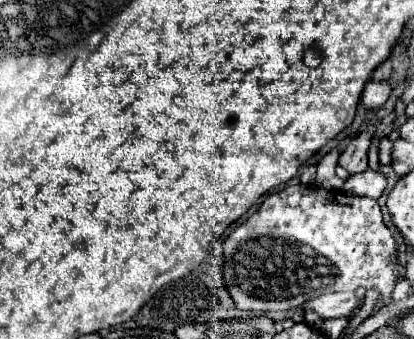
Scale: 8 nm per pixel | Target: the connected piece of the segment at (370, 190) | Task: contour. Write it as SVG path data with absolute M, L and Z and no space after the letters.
M364 170L360 174L352 174L344 186L342 192L350 192L354 196L370 196L370 198L380 198L380 194L386 188L386 178L384 174L376 172L376 170Z

